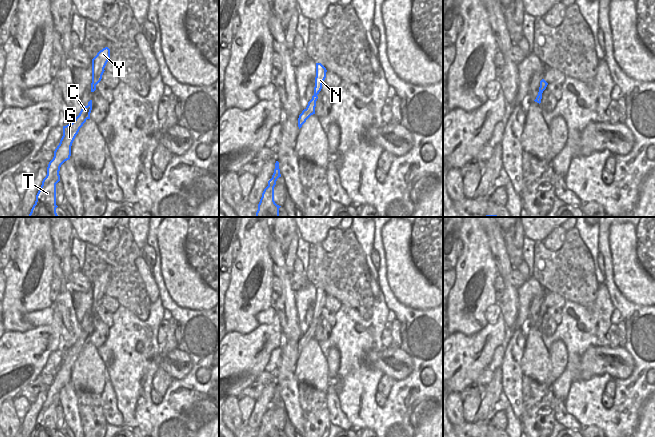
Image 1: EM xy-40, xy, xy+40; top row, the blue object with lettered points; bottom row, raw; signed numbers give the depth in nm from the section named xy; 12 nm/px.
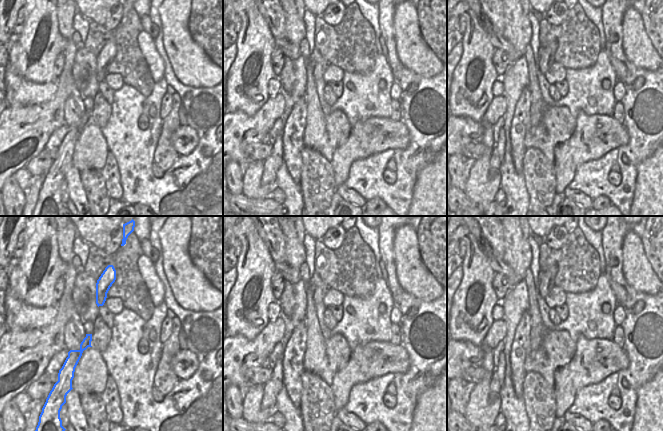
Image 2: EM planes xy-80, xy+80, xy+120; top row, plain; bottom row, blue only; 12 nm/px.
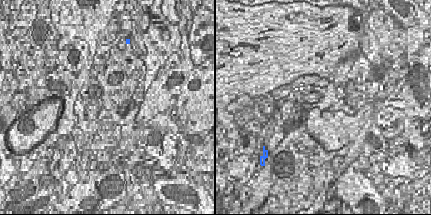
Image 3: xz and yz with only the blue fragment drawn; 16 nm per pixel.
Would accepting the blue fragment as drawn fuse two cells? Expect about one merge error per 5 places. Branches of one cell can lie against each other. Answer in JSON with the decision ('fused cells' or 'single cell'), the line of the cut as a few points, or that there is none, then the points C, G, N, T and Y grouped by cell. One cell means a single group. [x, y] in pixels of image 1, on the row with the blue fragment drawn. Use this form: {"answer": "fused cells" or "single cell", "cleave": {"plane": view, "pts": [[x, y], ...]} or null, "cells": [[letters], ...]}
{"answer": "single cell", "cleave": null, "cells": [["C", "G", "N", "T", "Y"]]}

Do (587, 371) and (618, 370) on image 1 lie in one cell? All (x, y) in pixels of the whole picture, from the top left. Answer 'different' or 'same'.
same

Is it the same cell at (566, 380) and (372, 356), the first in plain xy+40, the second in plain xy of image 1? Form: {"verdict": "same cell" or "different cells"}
{"verdict": "same cell"}

